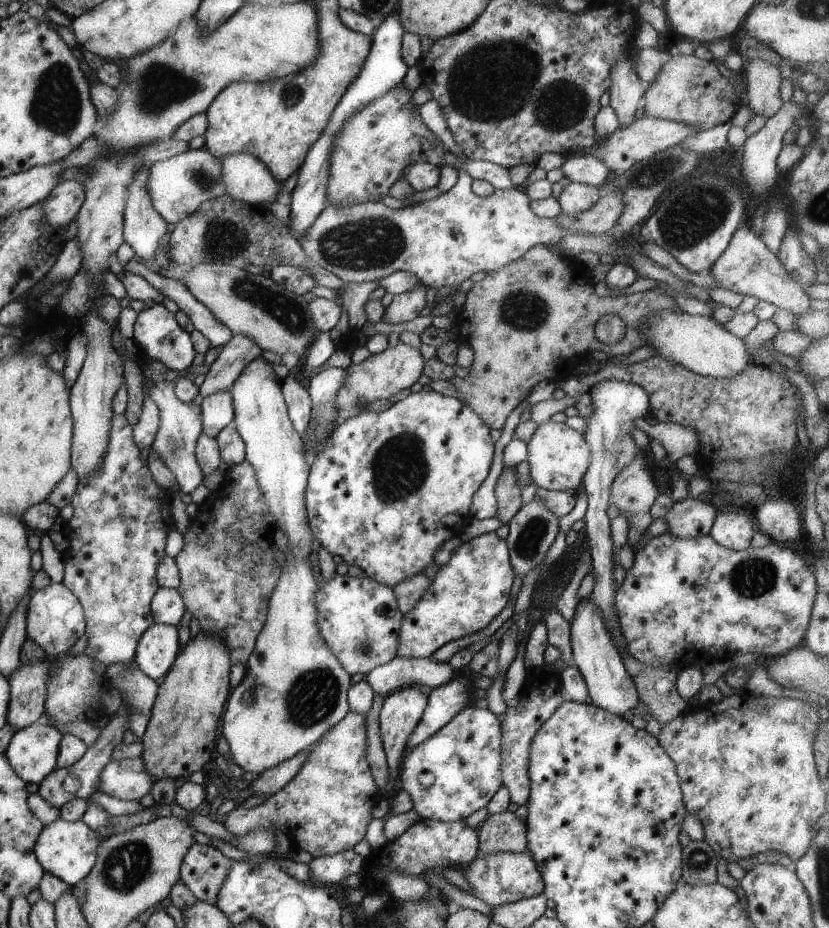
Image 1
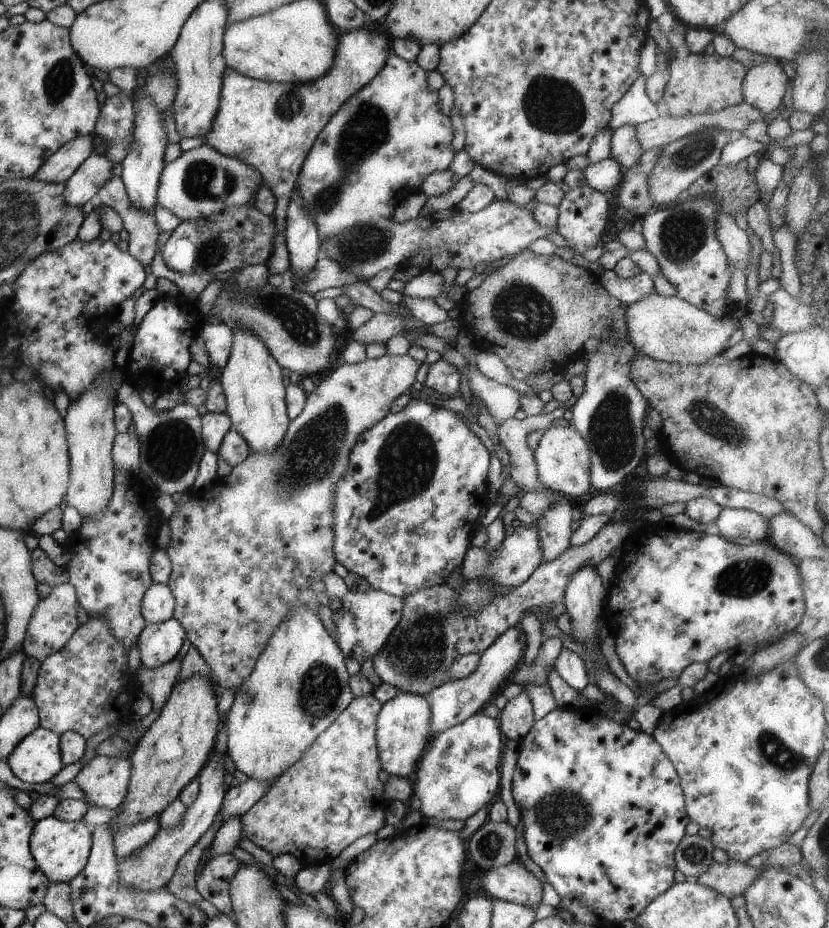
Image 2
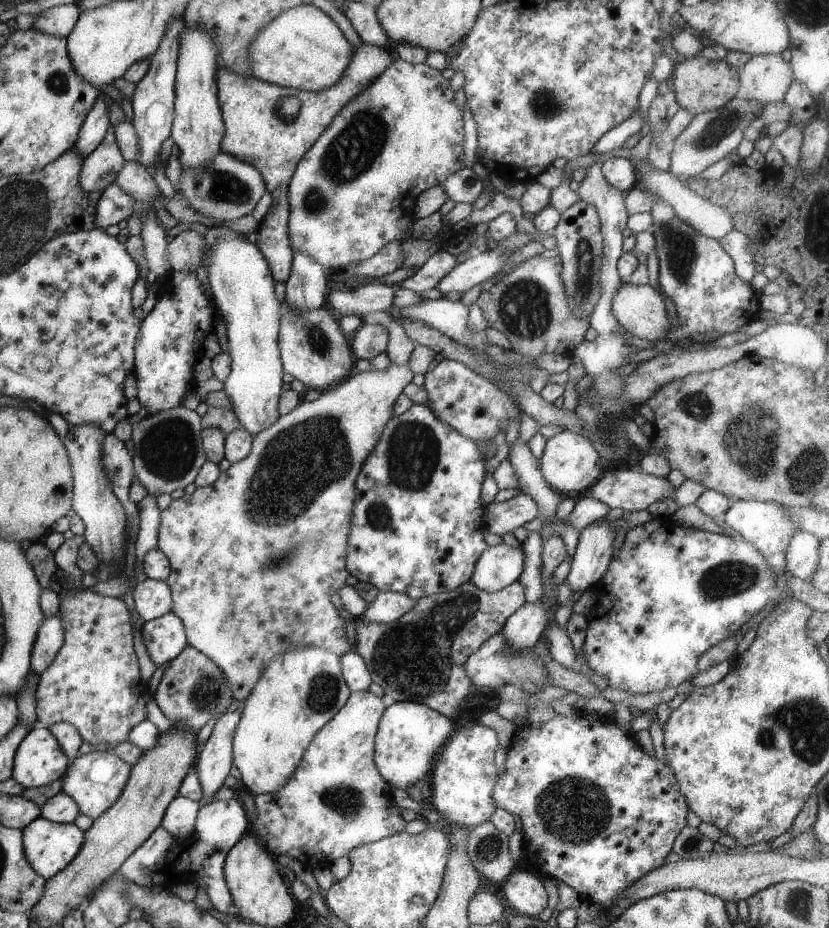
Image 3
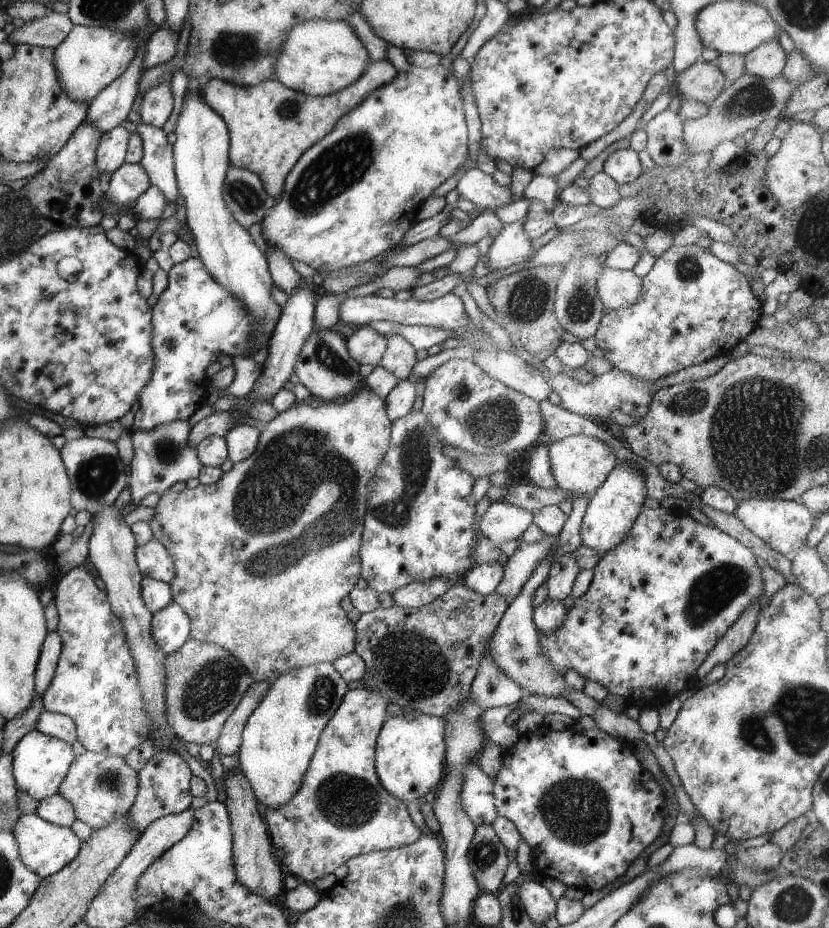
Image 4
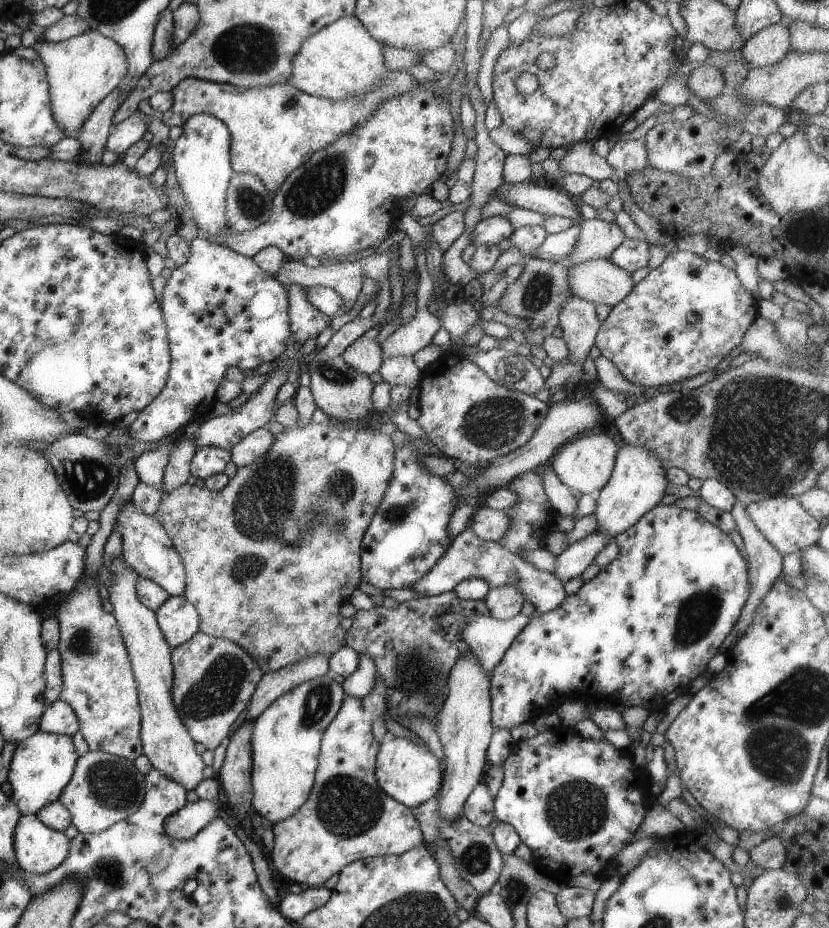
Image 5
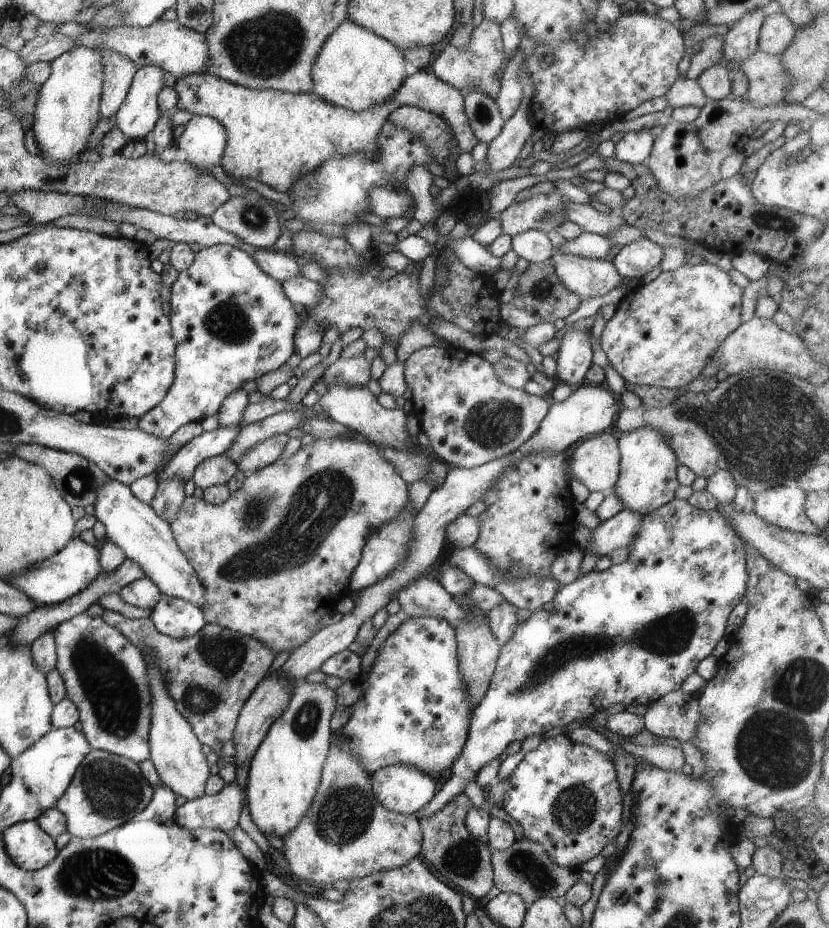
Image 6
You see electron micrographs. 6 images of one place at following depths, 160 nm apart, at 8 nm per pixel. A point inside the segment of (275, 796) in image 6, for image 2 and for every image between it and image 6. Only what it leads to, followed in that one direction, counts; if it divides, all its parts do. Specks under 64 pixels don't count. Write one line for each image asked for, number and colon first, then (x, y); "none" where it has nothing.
2: (299, 684)
3: (298, 692)
4: (279, 736)
5: (285, 739)

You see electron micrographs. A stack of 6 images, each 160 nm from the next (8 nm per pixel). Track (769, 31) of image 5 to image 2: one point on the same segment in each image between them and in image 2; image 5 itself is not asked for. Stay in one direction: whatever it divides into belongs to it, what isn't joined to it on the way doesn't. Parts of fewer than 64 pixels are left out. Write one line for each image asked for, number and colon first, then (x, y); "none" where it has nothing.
2: (763, 86)
3: (764, 77)
4: (767, 59)

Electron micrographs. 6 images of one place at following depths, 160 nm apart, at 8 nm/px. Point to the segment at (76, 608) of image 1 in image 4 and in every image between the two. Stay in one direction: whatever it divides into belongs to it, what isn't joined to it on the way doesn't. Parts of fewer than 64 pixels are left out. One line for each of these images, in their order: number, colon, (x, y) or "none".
2: (54, 619)
3: (49, 638)
4: (50, 649)

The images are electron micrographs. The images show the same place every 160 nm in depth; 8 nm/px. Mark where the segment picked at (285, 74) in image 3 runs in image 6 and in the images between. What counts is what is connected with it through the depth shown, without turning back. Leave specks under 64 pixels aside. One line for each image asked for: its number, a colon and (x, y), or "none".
4: (321, 57)
5: (341, 60)
6: (355, 69)

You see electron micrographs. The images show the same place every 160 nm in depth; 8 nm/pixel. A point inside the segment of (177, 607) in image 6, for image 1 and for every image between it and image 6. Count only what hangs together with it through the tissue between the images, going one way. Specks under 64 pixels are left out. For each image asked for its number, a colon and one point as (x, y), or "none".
1: (157, 647)
2: (158, 643)
3: (164, 637)
4: (170, 626)
5: (177, 619)

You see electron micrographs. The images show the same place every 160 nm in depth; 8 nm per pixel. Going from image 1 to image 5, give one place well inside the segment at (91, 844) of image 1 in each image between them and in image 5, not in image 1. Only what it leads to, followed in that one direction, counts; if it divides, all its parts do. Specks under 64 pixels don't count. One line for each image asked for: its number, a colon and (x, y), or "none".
2: (60, 849)
3: (48, 847)
4: (44, 847)
5: (37, 849)

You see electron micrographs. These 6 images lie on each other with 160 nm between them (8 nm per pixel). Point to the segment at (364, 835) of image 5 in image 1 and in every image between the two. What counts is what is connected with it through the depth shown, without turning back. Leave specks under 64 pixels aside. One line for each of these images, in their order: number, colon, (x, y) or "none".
1: (323, 809)
2: (331, 796)
3: (335, 800)
4: (340, 811)

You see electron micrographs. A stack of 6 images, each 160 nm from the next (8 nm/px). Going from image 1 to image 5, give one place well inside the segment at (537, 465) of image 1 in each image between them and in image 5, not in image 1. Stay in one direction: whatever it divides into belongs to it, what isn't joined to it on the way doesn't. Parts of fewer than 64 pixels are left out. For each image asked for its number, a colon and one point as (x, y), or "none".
2: (562, 458)
3: (570, 464)
4: (579, 463)
5: (585, 463)

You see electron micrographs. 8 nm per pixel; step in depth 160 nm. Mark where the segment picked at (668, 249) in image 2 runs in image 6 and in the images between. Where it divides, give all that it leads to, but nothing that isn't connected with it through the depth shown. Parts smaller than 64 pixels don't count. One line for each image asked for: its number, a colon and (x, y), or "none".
3: (696, 277)
4: (692, 306)
5: (686, 314)
6: (661, 334)

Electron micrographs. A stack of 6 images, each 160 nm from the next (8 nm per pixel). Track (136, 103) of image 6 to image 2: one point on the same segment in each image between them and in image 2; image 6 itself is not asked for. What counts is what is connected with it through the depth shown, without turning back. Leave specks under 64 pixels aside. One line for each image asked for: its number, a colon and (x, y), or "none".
2: (94, 171)
3: (99, 168)
4: (110, 150)
5: (131, 128)

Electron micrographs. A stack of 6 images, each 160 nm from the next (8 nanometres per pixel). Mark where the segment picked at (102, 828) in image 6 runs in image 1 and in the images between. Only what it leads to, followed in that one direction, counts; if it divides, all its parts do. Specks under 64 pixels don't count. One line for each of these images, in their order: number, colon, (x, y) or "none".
1: (126, 779)
2: (103, 780)
3: (94, 781)
4: (100, 787)
5: (103, 789)

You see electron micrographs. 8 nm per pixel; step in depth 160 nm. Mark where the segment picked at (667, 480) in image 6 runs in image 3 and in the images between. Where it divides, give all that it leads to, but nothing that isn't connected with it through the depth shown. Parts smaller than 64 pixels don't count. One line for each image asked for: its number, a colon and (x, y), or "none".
3: (594, 549)
4: (615, 503)
5: (638, 481)

